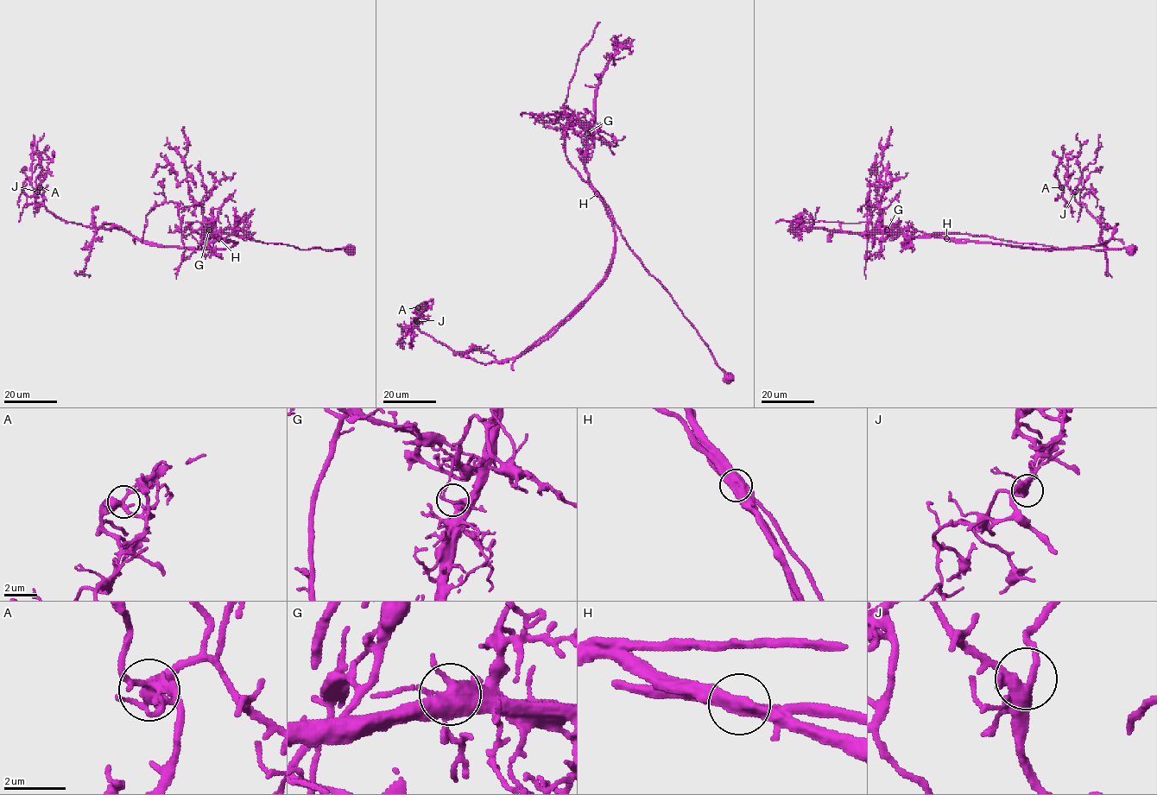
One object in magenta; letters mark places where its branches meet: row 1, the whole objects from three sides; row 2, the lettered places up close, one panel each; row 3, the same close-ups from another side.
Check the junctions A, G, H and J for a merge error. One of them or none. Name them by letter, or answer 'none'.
H

